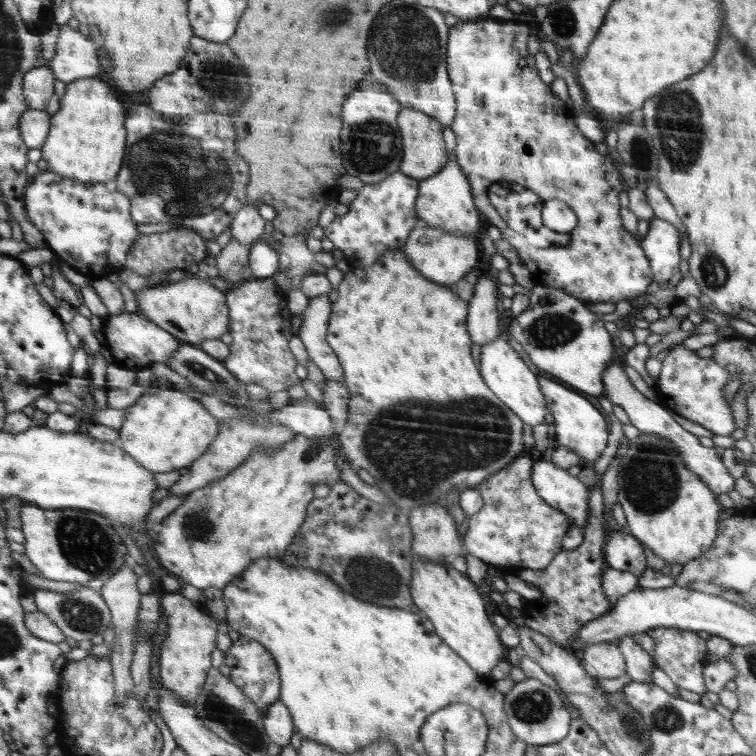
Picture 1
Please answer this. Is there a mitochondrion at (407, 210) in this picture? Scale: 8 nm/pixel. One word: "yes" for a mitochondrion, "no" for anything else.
no

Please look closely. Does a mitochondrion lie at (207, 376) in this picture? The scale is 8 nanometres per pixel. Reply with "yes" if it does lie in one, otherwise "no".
yes

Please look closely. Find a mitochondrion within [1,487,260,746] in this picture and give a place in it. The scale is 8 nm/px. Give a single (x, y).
(85, 542)

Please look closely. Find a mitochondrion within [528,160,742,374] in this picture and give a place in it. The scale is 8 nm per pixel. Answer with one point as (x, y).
(716, 274)

